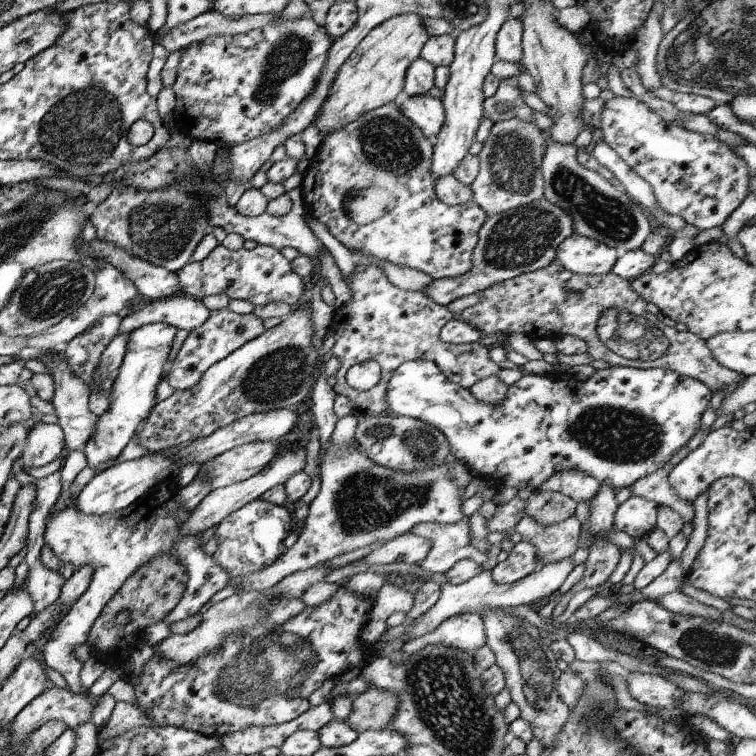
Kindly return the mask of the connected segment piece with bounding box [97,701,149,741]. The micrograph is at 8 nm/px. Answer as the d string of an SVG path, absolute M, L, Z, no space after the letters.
M115 701L109 719L97 732L97 741L101 734L116 735L127 733L129 729L149 724L149 718L137 707L124 701Z

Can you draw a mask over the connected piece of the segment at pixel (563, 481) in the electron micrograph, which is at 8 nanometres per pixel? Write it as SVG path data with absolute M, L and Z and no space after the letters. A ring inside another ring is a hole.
M561 471L561 472L558 472L558 473L555 473L555 474L552 474L547 481L545 481L539 489L536 489L535 492L533 493L536 493L537 491L553 491L553 492L558 492L558 493L561 493L561 494L564 494L565 496L568 496L569 498L571 498L571 500L574 500L576 503L578 502L587 502L587 504L589 504L591 502L591 499L598 493L598 488L600 487L600 482L598 480L595 480L593 477L590 477L590 476L587 476L587 475L584 475L583 473L580 473L579 471Z

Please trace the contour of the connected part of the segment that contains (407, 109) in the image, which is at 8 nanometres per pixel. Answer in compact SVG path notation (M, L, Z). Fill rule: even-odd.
M425 93L421 96L406 97L398 109L422 133L433 141L444 121L444 110L438 98Z

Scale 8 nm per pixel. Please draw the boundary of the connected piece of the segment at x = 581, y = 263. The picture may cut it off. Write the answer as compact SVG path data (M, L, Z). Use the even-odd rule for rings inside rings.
M573 234L557 246L555 260L572 273L602 275L610 272L616 258L614 248L583 234Z

